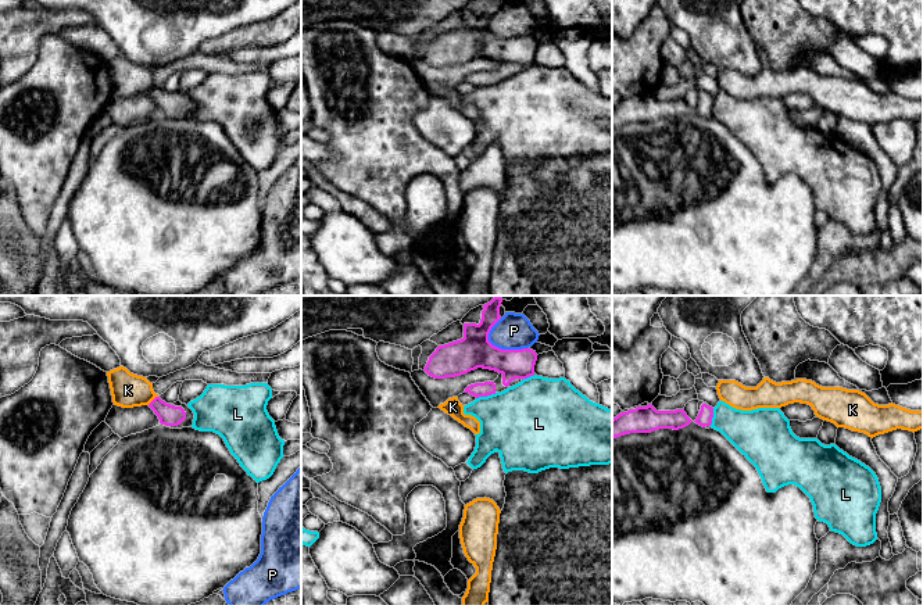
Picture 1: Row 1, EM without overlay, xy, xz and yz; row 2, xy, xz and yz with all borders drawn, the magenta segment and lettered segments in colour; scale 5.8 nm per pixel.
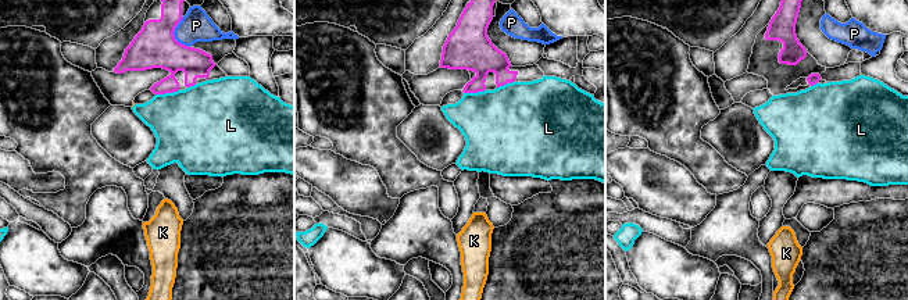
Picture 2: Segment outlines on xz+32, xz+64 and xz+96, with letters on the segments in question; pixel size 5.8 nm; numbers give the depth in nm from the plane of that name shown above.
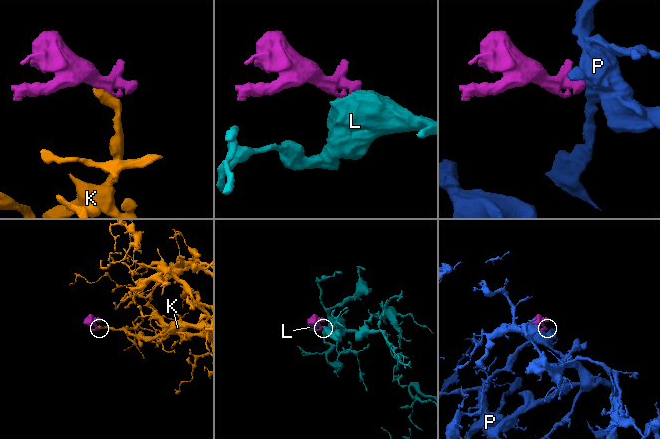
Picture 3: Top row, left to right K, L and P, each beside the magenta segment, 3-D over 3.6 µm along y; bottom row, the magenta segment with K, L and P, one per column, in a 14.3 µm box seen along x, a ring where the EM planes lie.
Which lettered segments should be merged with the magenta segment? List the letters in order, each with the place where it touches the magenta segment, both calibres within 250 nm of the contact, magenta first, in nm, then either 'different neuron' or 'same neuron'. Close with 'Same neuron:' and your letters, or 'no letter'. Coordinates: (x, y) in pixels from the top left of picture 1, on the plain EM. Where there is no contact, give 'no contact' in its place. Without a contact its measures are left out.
K: contact xy (153, 89); calibres 130 and 200 nm; different neuron
L: contact xz (486, 85); calibres 80 and 420 nm; different neuron
P: contact xz (505, 39); calibres 200 and 200 nm; different neuron
Same neuron: no letter

